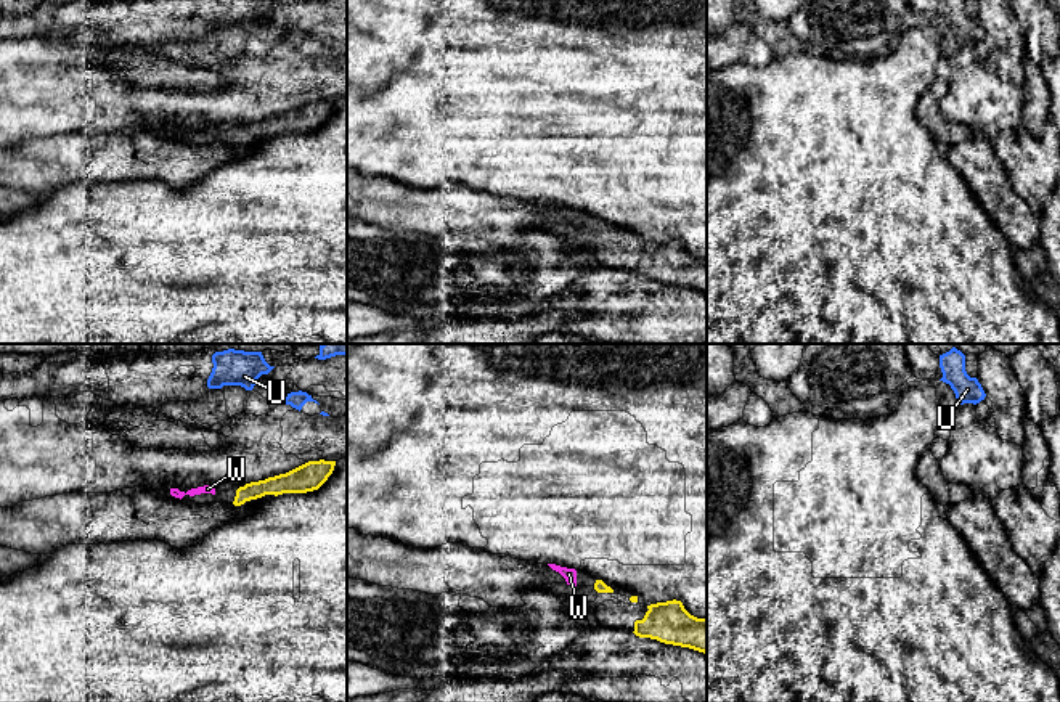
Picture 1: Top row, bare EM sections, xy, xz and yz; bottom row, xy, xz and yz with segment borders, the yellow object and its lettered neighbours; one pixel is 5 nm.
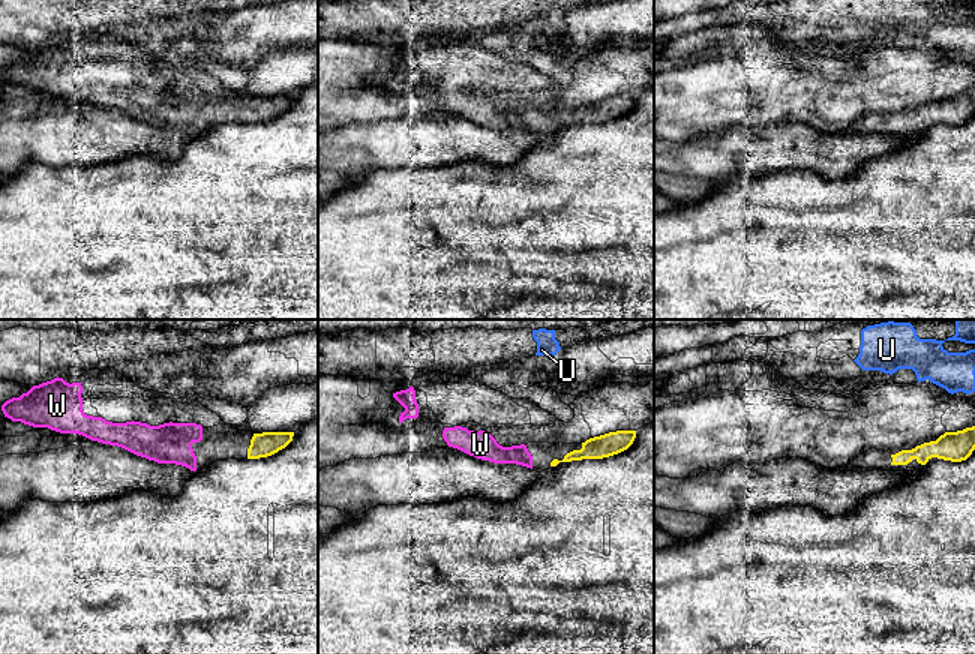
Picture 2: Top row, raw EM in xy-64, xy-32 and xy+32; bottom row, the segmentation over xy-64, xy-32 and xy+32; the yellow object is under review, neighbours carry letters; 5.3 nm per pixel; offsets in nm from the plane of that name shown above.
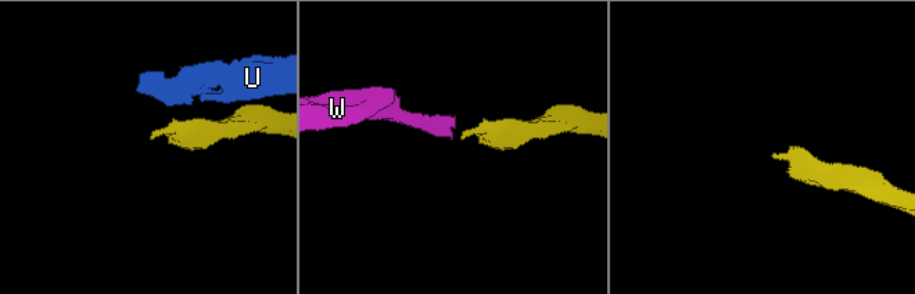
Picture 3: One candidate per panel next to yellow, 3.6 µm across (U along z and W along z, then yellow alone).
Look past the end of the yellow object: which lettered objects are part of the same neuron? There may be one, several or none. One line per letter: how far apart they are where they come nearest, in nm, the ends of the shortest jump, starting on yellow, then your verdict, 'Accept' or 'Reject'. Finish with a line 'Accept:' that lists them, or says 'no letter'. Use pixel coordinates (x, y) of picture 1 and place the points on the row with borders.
U: Distance 220 nm. Across: xy (323, 460), (323, 415). Reject
W: Distance 100 nm. Across: xz (595, 583), (575, 583). Accept
Accept: W

